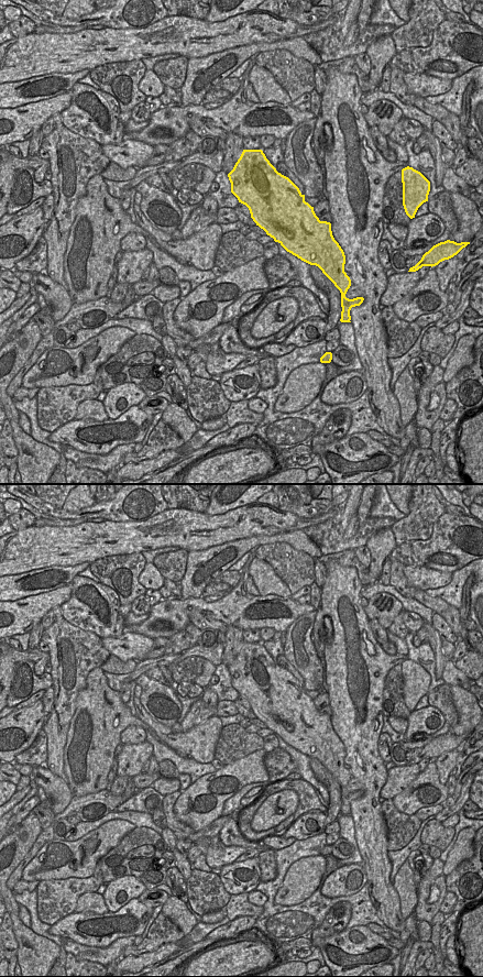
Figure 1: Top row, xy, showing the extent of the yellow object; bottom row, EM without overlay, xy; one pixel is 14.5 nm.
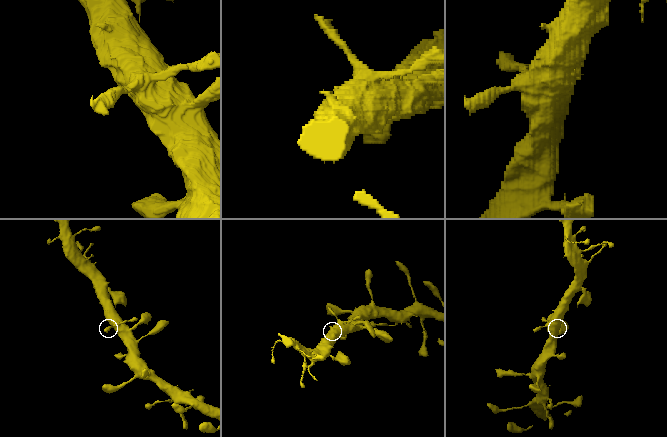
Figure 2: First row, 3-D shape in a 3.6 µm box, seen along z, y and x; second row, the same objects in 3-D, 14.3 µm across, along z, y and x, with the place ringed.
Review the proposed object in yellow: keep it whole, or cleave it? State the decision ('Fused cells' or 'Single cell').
Single cell

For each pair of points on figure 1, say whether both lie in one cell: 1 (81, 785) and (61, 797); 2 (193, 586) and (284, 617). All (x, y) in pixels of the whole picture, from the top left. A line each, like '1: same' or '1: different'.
1: different
2: different

